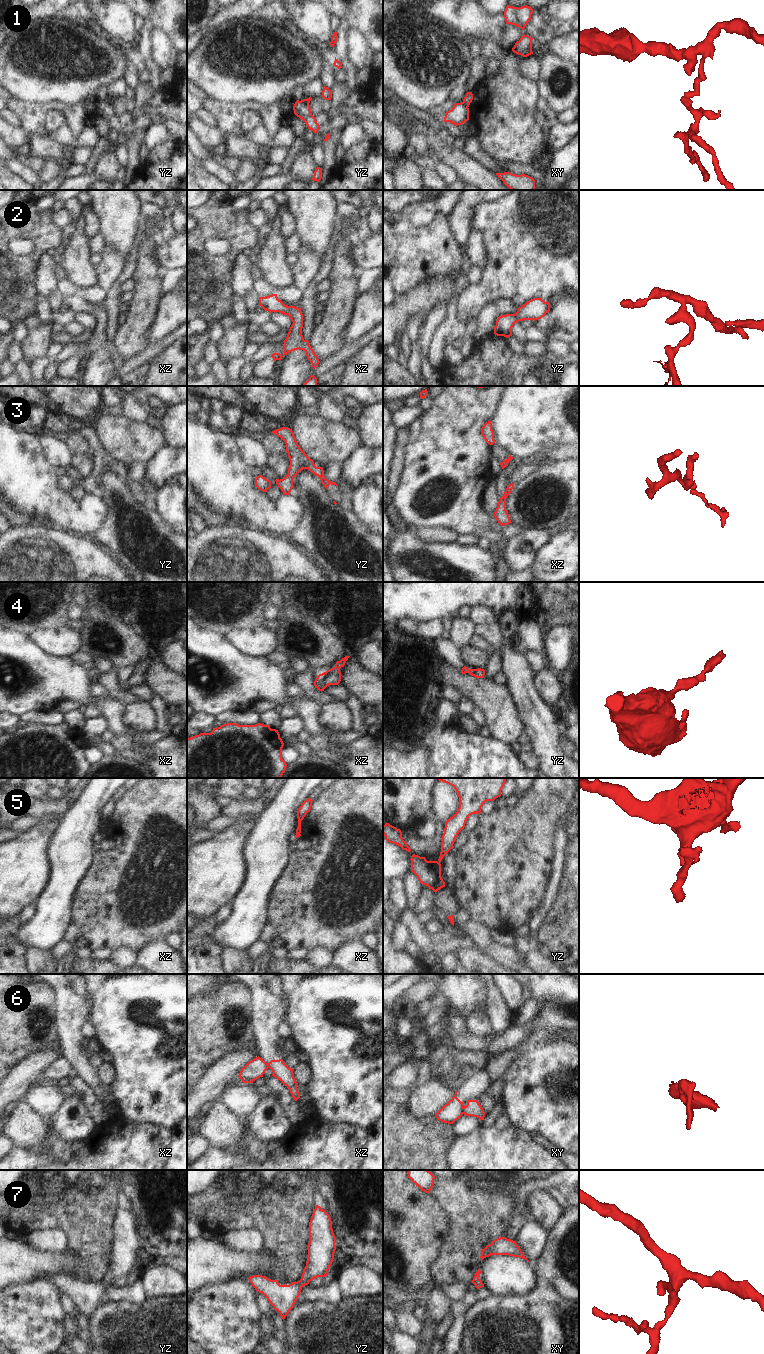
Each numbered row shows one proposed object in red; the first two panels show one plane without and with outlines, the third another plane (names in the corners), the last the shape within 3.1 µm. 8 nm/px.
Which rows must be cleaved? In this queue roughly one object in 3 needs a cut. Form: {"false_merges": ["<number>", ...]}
{"false_merges": ["1", "5", "6"]}

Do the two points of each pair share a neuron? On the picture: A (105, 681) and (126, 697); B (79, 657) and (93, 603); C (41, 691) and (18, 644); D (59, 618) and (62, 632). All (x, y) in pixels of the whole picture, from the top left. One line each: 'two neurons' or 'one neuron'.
A: one neuron
B: two neurons
C: one neuron
D: two neurons

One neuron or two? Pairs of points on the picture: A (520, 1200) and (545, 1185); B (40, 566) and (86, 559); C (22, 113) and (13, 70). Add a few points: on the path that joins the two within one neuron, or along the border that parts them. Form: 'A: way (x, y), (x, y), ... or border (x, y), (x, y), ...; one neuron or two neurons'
A: way (523, 1193), (530, 1186), (538, 1185); one neuron
B: way (51, 566), (75, 559); one neuron
C: border (12, 98), (42, 104); two neurons

